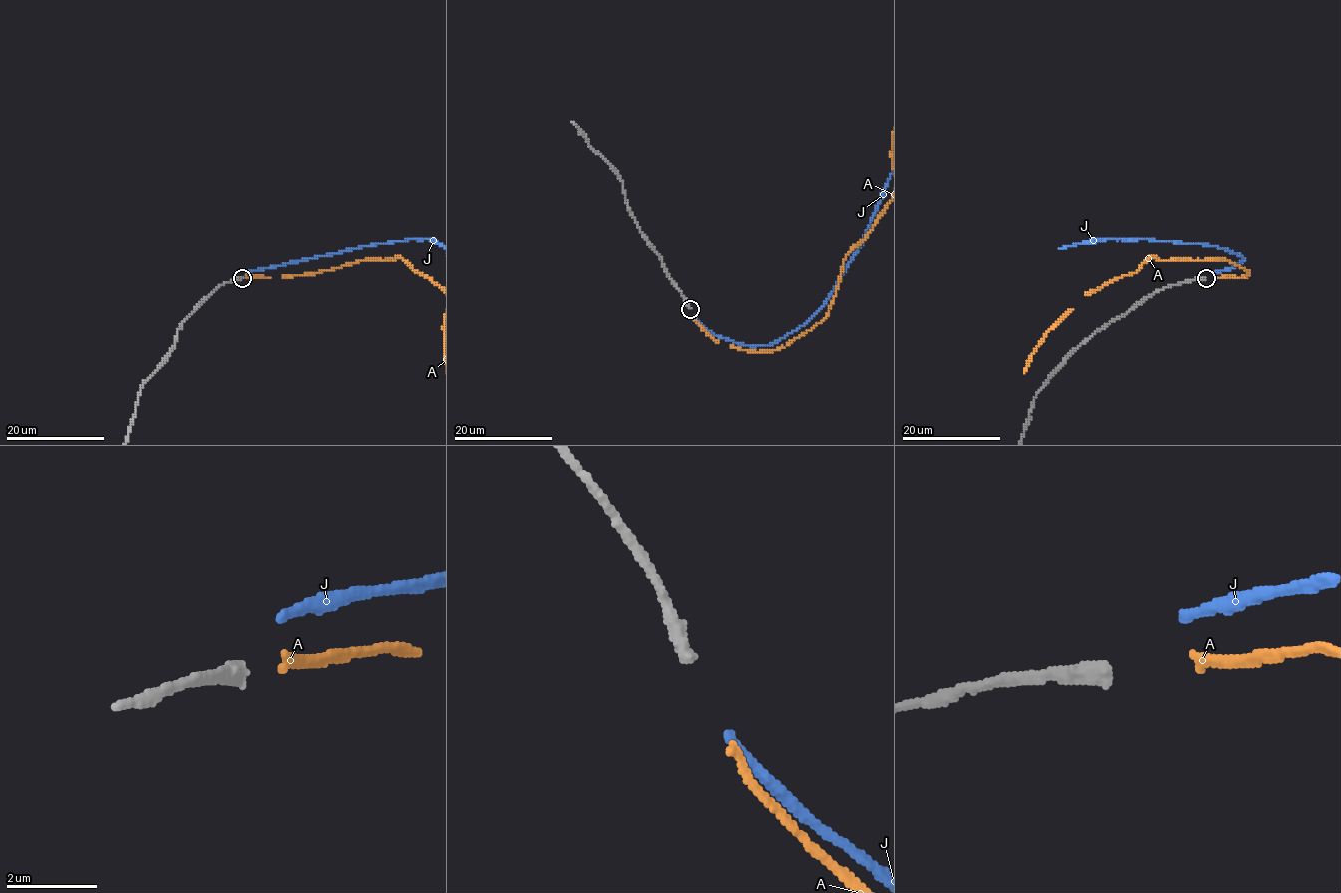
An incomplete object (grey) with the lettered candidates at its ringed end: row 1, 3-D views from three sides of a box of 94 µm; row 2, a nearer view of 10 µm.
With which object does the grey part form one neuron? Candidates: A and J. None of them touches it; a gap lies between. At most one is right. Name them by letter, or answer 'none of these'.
A

